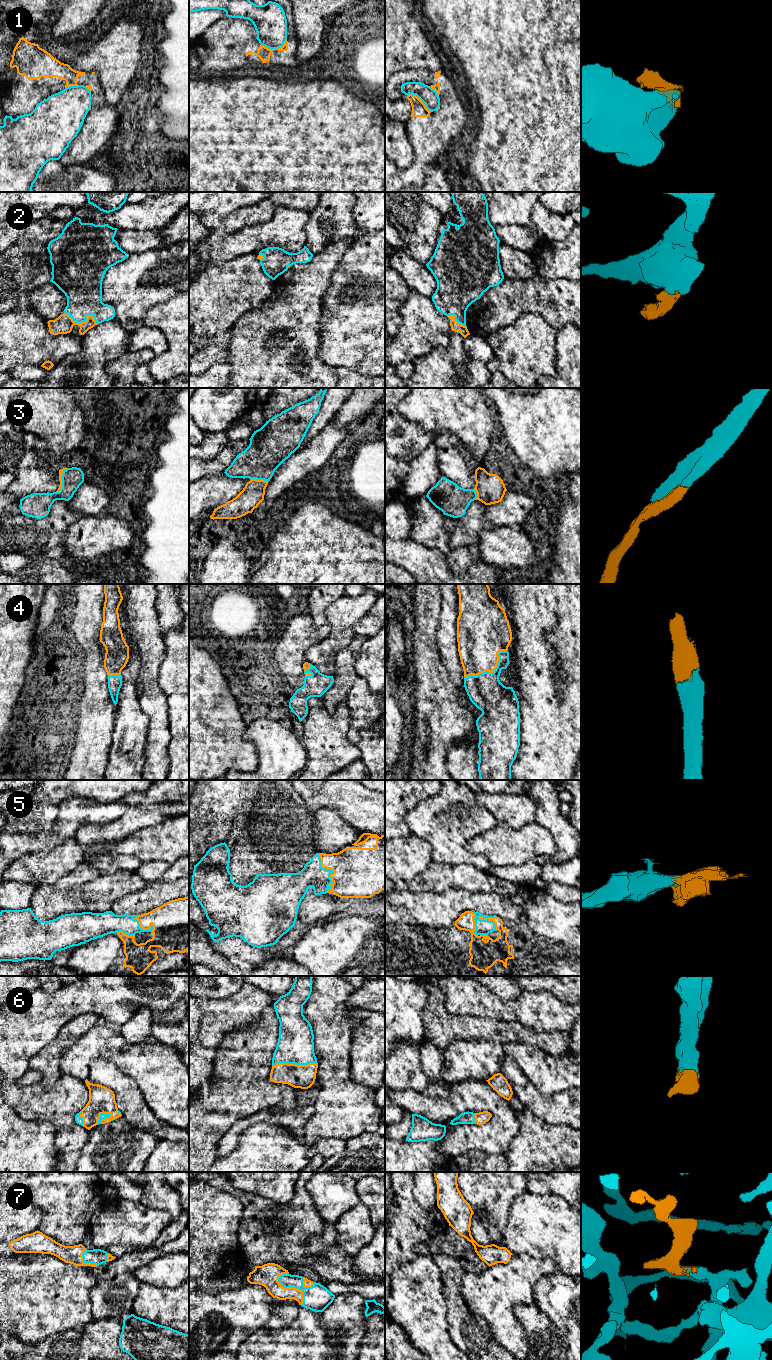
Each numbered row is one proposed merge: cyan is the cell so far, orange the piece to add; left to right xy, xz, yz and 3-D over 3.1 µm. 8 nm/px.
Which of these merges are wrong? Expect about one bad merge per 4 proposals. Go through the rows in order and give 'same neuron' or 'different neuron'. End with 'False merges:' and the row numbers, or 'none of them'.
1: different neuron
2: same neuron
3: same neuron
4: same neuron
5: same neuron
6: same neuron
7: same neuron
False merges: 1

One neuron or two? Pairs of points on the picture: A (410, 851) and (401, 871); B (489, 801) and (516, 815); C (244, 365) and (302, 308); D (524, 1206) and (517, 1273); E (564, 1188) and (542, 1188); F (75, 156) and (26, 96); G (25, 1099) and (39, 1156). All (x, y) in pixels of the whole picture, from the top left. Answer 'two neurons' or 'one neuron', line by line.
A: one neuron
B: one neuron
C: one neuron
D: two neurons
E: one neuron
F: one neuron
G: two neurons

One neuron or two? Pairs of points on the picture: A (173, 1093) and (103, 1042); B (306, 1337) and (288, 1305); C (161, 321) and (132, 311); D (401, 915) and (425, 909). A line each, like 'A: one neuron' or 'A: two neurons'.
A: one neuron
B: two neurons
C: two neurons
D: two neurons

